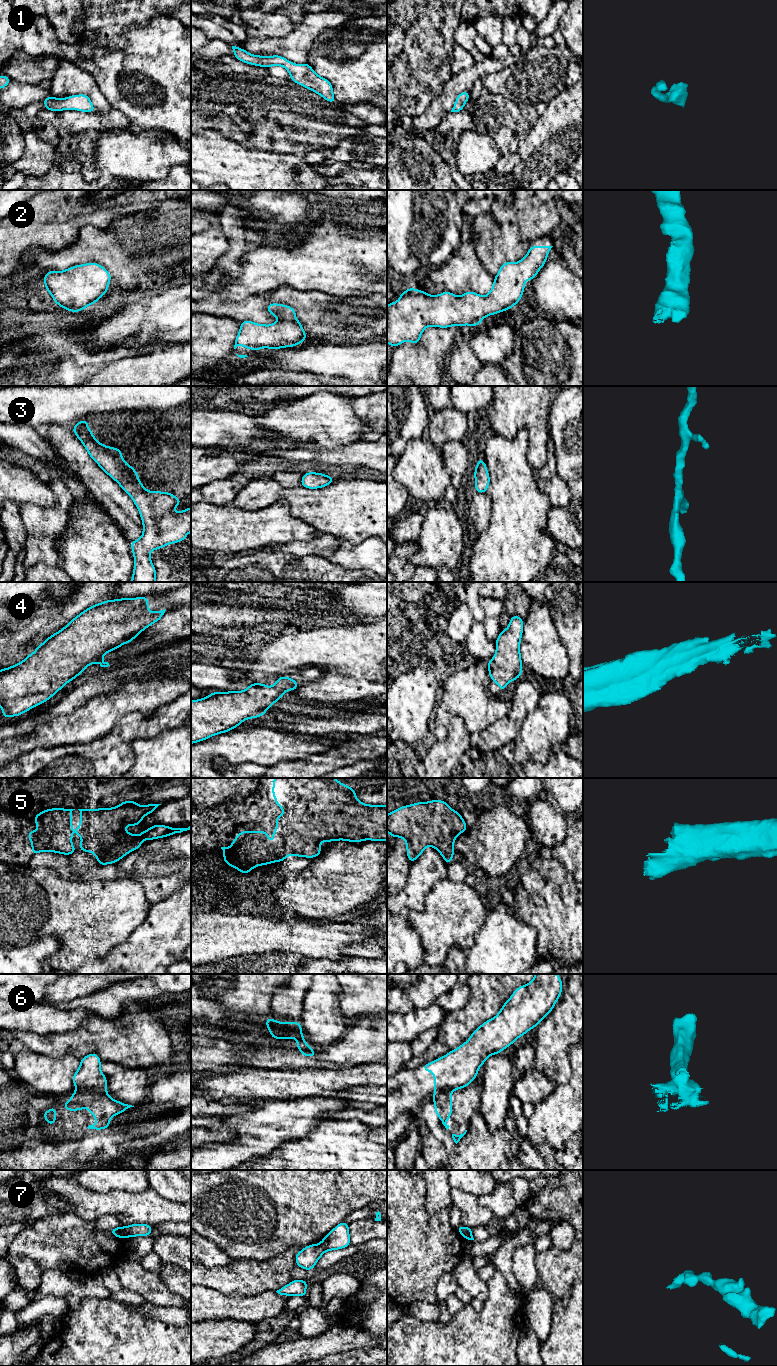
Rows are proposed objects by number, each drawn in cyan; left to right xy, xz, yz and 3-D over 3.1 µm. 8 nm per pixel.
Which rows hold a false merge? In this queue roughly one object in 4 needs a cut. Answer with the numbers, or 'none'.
6, 7

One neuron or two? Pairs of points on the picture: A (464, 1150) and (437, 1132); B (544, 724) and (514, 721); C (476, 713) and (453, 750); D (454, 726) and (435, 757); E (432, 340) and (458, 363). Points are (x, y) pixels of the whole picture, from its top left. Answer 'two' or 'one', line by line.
A: two
B: two
C: two
D: one
E: two

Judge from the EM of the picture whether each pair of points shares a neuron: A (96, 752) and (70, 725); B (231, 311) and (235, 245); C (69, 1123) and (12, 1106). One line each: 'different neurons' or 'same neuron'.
A: different neurons
B: different neurons
C: same neuron

